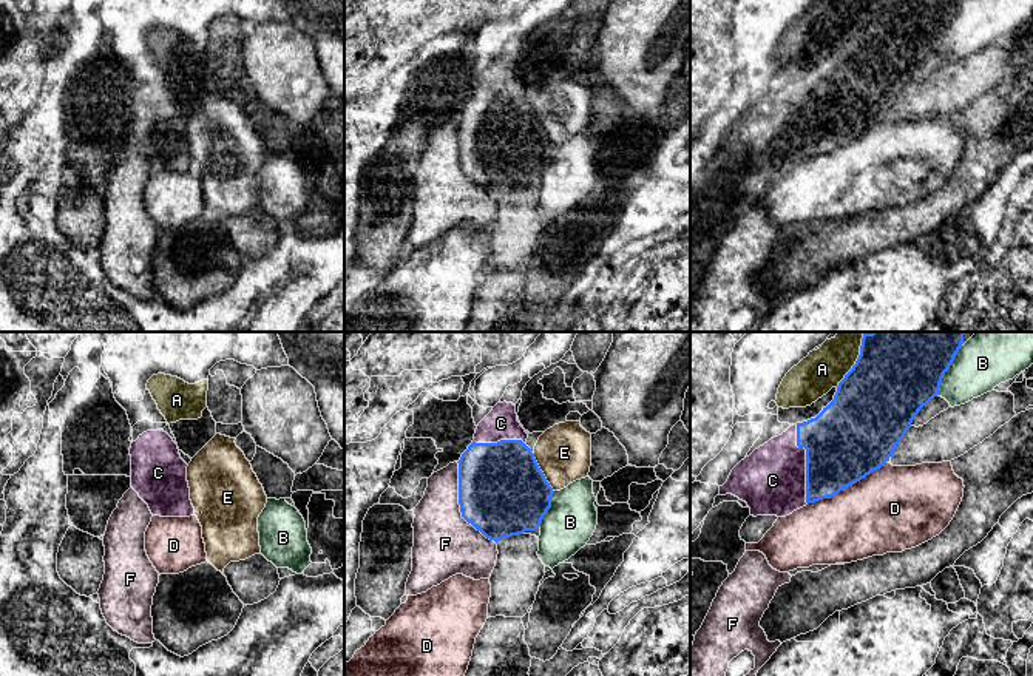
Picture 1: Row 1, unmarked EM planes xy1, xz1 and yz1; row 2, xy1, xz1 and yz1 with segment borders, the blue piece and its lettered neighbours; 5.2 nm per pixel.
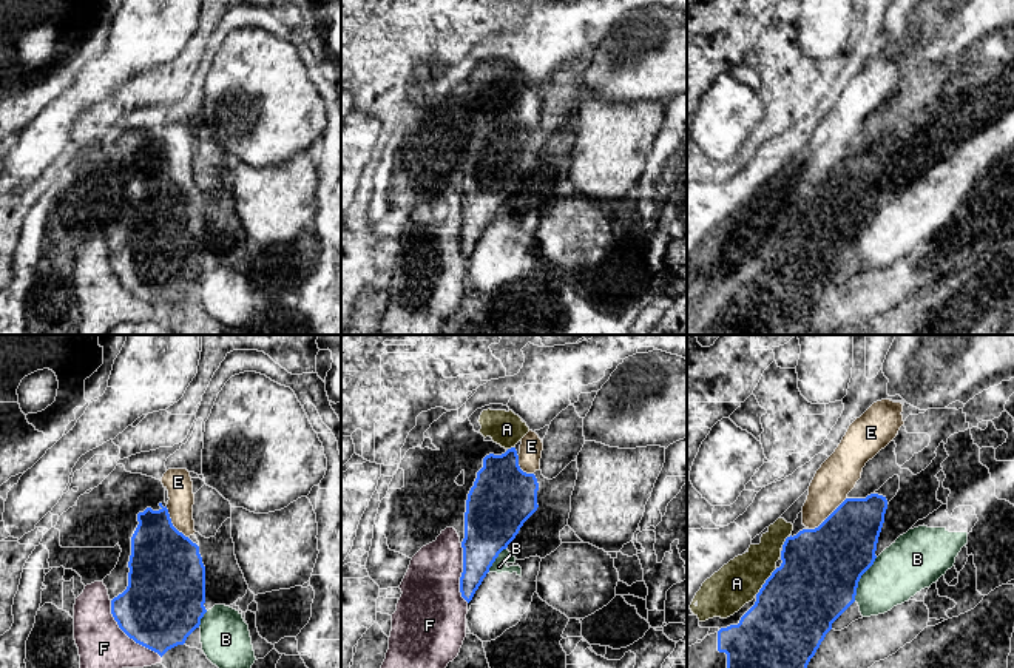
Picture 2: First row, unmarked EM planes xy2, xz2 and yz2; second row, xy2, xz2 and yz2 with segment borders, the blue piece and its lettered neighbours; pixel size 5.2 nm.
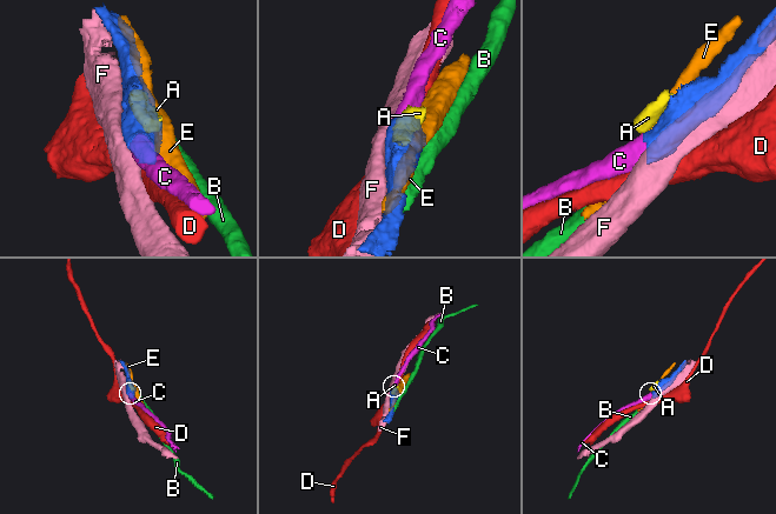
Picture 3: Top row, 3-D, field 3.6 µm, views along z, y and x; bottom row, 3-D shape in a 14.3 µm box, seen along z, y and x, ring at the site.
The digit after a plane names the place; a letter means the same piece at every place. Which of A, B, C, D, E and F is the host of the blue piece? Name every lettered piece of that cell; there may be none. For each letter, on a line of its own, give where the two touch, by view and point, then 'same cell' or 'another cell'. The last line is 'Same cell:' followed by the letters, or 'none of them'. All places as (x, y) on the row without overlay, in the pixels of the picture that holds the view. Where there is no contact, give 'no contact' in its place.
A: meets blue in yz1 at (853, 20); another cell
B: meets blue in yz1 at (947, 23); another cell
C: meets blue in yz1 at (806, 118); same cell
D: meets blue in yz1 at (846, 141); another cell
E: meets blue in yz2 at (829, 170); another cell
F: meets blue in xz1 at (460, 161); another cell
Same cell: C

